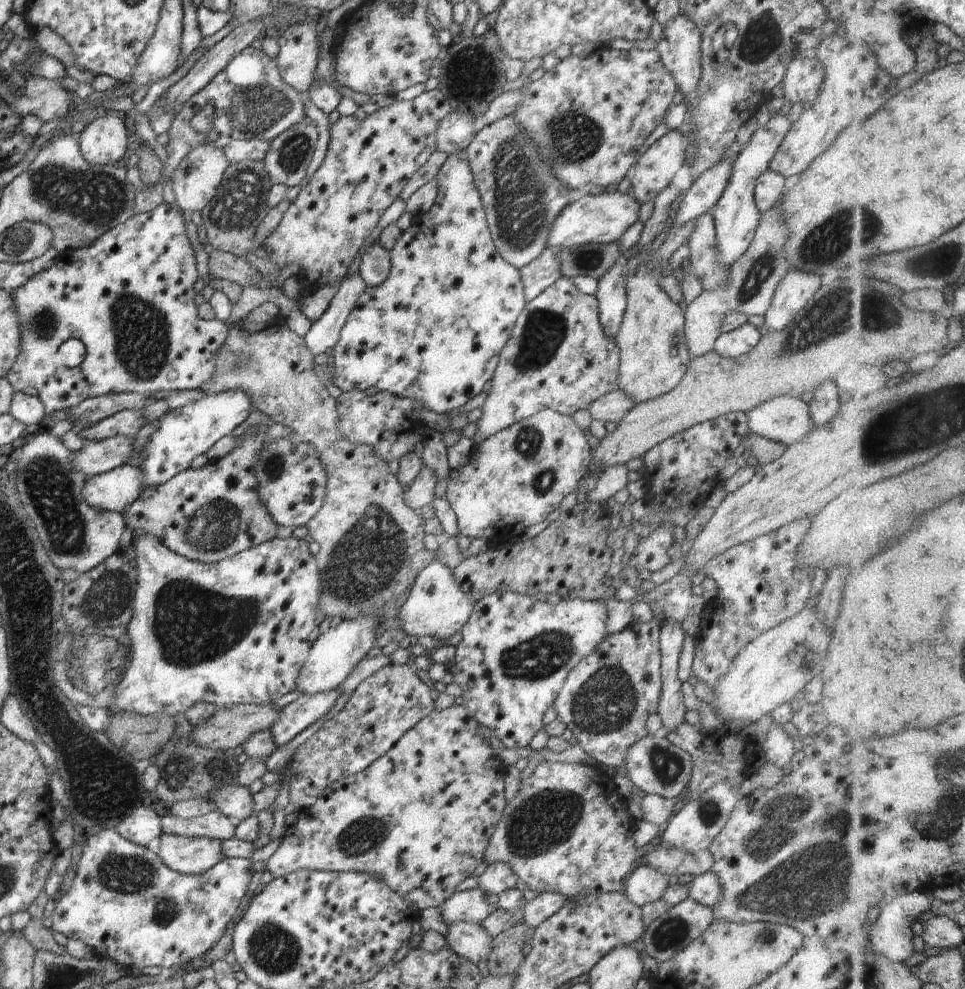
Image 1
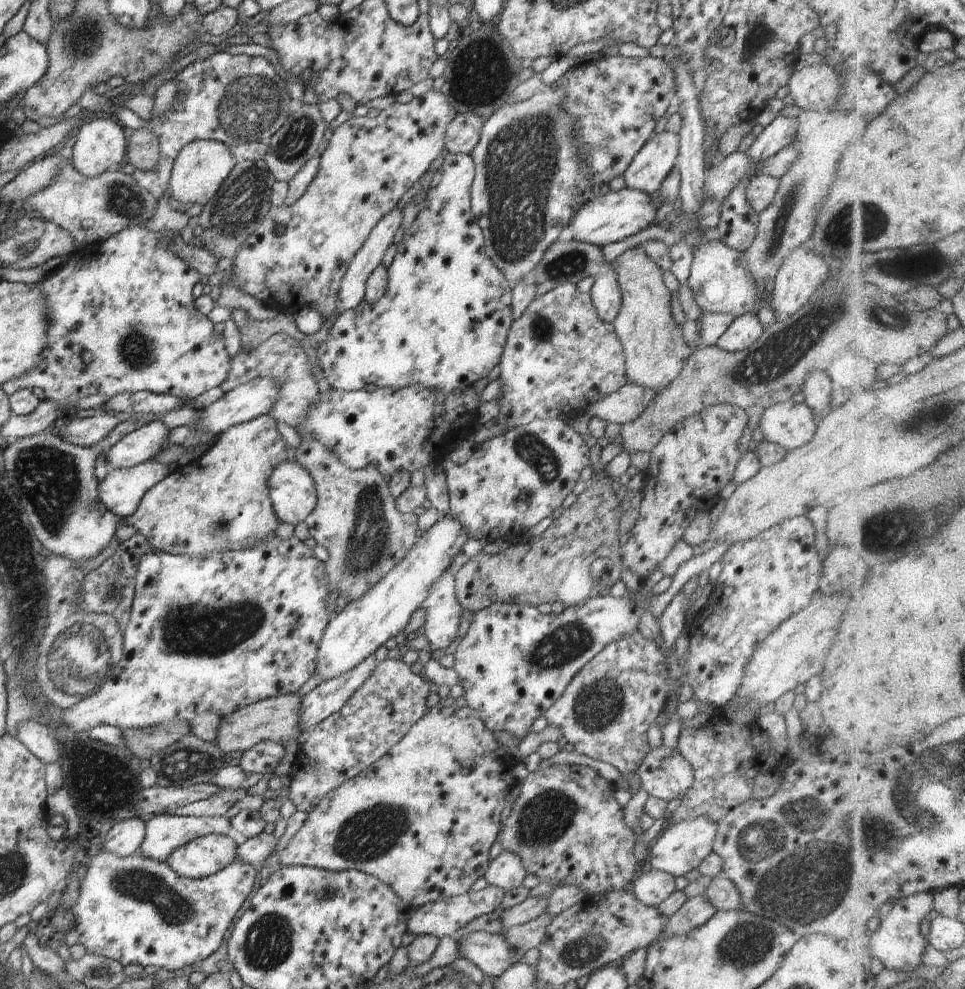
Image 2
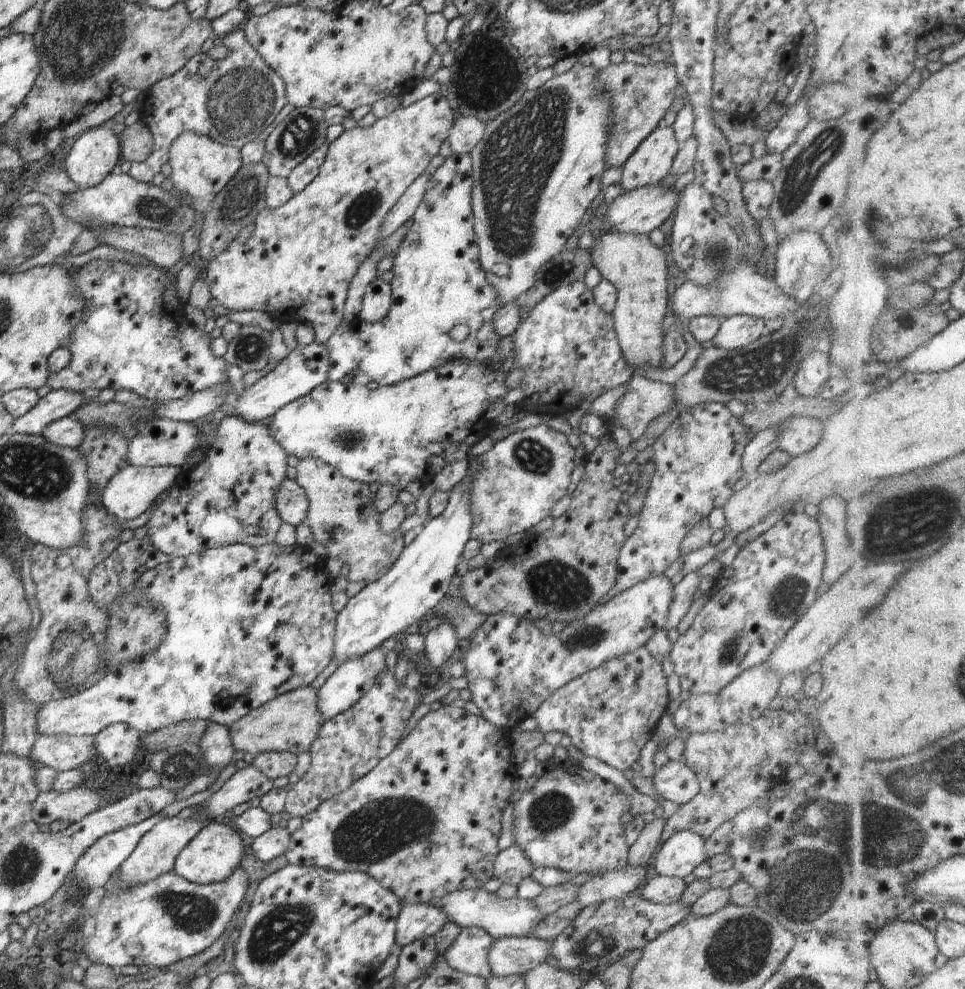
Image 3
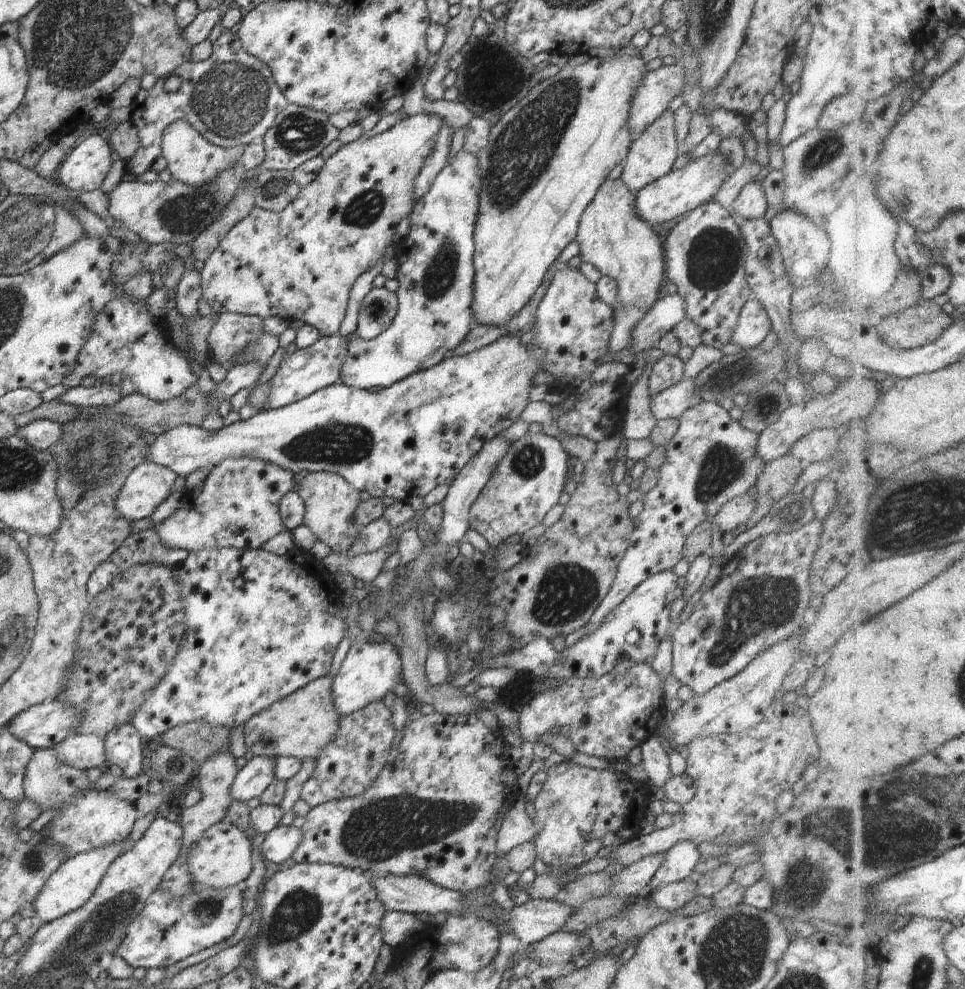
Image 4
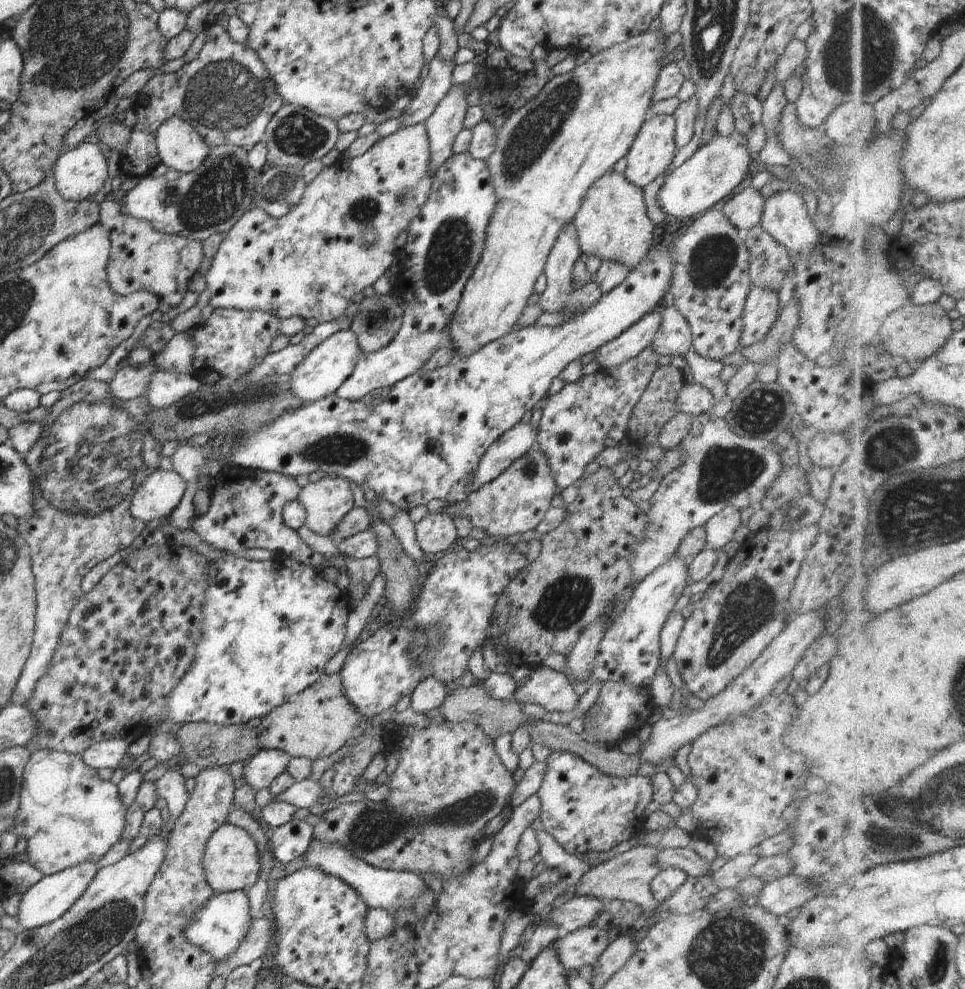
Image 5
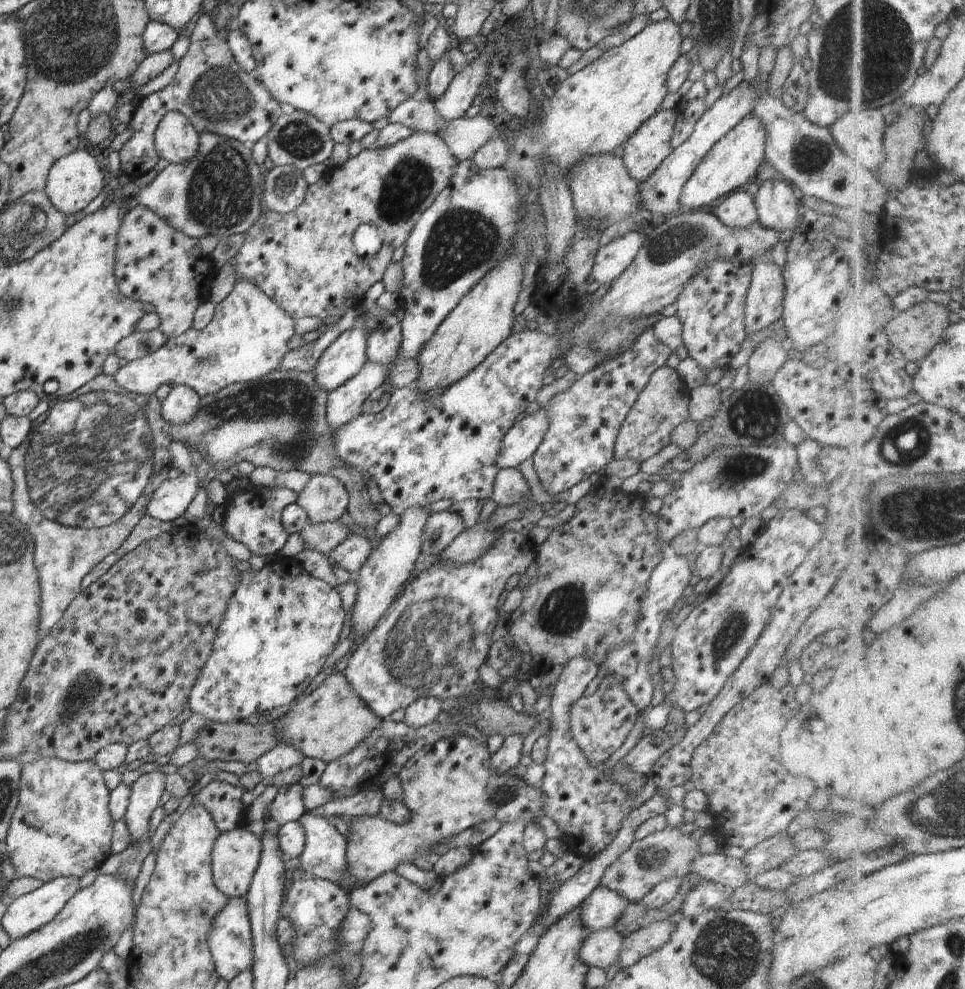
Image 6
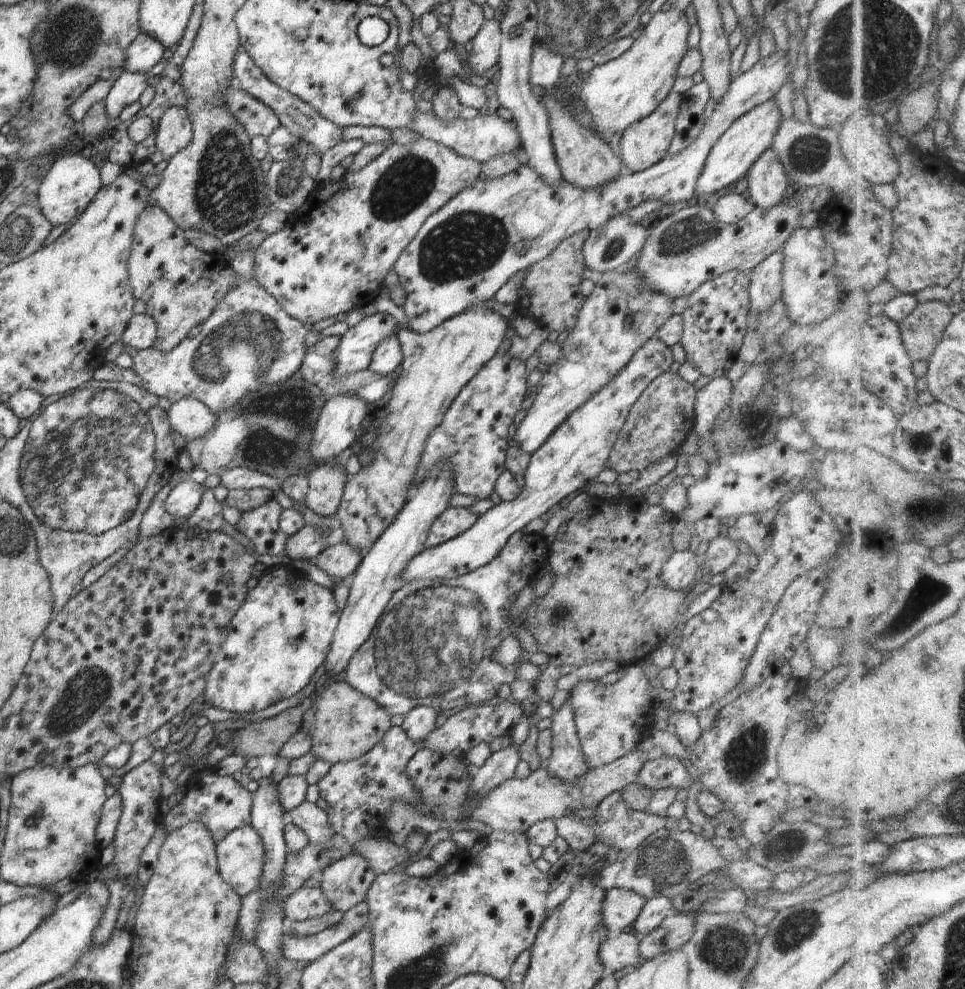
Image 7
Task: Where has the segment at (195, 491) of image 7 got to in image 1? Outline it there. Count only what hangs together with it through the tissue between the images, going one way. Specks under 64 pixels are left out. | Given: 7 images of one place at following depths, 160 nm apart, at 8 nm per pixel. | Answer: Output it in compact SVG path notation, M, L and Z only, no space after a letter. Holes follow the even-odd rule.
M135 462L88 476L82 489L83 499L96 510L122 513L144 490L143 470Z

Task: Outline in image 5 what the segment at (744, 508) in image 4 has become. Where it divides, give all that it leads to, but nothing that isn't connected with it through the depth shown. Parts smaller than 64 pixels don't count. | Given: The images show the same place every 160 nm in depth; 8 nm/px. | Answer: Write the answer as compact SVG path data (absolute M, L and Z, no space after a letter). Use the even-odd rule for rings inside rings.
M726 507L705 524L706 542L714 549L723 548L730 542L740 526L740 511Z

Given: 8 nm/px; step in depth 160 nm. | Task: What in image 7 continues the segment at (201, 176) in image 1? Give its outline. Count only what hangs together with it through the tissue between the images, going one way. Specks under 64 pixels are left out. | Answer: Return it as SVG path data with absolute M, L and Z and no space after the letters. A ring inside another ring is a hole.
M172 107L162 116L153 138L156 150L169 160L185 150L193 136L192 124L186 110Z

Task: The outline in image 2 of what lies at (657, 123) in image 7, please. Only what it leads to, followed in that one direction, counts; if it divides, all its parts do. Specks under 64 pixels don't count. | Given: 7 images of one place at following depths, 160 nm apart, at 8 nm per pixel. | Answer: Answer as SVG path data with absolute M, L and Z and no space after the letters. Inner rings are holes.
M665 130L659 134L652 134L621 177L626 187L650 195L661 188L666 175L676 166L678 156L679 133Z

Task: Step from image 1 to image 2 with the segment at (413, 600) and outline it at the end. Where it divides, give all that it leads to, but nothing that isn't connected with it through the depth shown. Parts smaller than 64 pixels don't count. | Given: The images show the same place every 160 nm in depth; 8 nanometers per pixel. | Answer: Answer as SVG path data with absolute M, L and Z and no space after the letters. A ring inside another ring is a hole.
M448 570L444 571L443 575L430 587L429 595L421 604L421 608L426 612L426 621L423 626L425 636L432 650L448 648L458 637L458 626L462 610L456 596L455 577Z

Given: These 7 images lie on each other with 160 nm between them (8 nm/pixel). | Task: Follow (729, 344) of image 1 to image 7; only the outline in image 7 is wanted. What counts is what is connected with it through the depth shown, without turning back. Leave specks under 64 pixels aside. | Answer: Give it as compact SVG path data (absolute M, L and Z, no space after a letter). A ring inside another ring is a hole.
M774 253L762 260L748 273L750 309L754 315L760 316L768 308L782 299L783 295L783 268L784 256Z

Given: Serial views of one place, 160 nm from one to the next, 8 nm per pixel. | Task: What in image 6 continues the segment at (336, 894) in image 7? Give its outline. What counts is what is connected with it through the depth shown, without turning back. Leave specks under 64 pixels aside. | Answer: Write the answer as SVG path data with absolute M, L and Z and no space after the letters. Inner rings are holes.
M457 736L455 739L438 741L435 744L420 749L409 758L398 776L404 790L403 803L410 811L410 822L397 825L388 822L373 812L361 816L358 822L352 824L351 833L347 838L347 872L349 877L334 884L346 890L348 894L356 887L372 882L381 874L394 871L400 863L412 863L418 853L431 853L434 844L450 836L457 835L476 824L496 819L498 822L511 823L516 819L532 821L533 818L544 816L545 802L541 788L529 785L523 778L513 777L509 773L494 772L489 765L491 754L488 752L487 742L478 744L472 737Z

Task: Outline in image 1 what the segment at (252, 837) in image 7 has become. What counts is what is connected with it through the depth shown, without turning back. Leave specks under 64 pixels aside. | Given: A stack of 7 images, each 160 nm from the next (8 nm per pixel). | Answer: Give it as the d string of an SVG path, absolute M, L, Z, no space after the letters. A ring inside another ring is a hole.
M160 835L156 852L172 870L185 875L199 875L218 864L224 856L221 840L208 837Z

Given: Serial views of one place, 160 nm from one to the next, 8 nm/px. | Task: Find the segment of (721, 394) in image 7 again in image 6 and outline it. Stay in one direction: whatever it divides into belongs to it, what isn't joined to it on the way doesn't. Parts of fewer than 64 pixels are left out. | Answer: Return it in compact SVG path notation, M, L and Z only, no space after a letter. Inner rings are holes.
M708 384L689 390L689 418L699 424L714 417L721 406L720 393L716 385Z

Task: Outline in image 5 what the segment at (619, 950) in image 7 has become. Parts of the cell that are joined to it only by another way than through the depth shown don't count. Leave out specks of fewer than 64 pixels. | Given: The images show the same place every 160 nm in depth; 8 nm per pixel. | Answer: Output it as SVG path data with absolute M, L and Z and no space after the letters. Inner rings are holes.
M590 926L566 933L554 942L554 946L560 962L567 970L578 971L582 966L596 963L610 943L607 931Z

